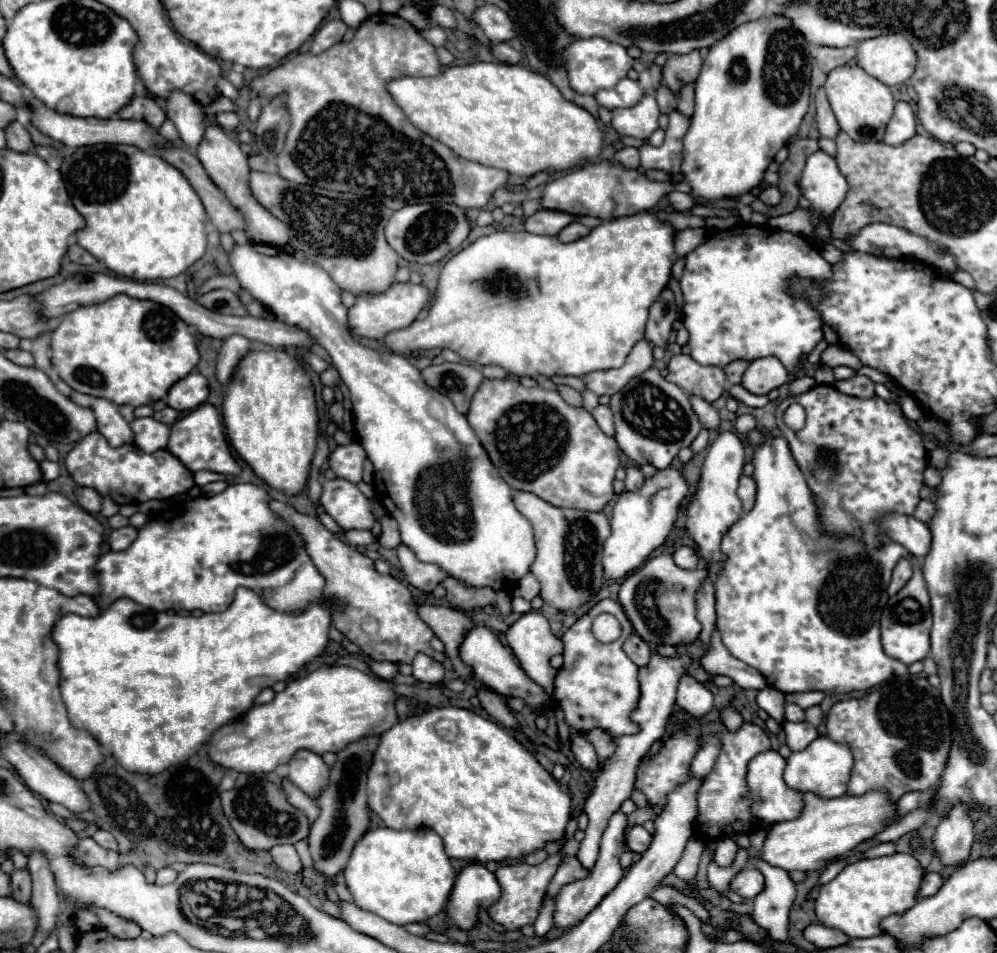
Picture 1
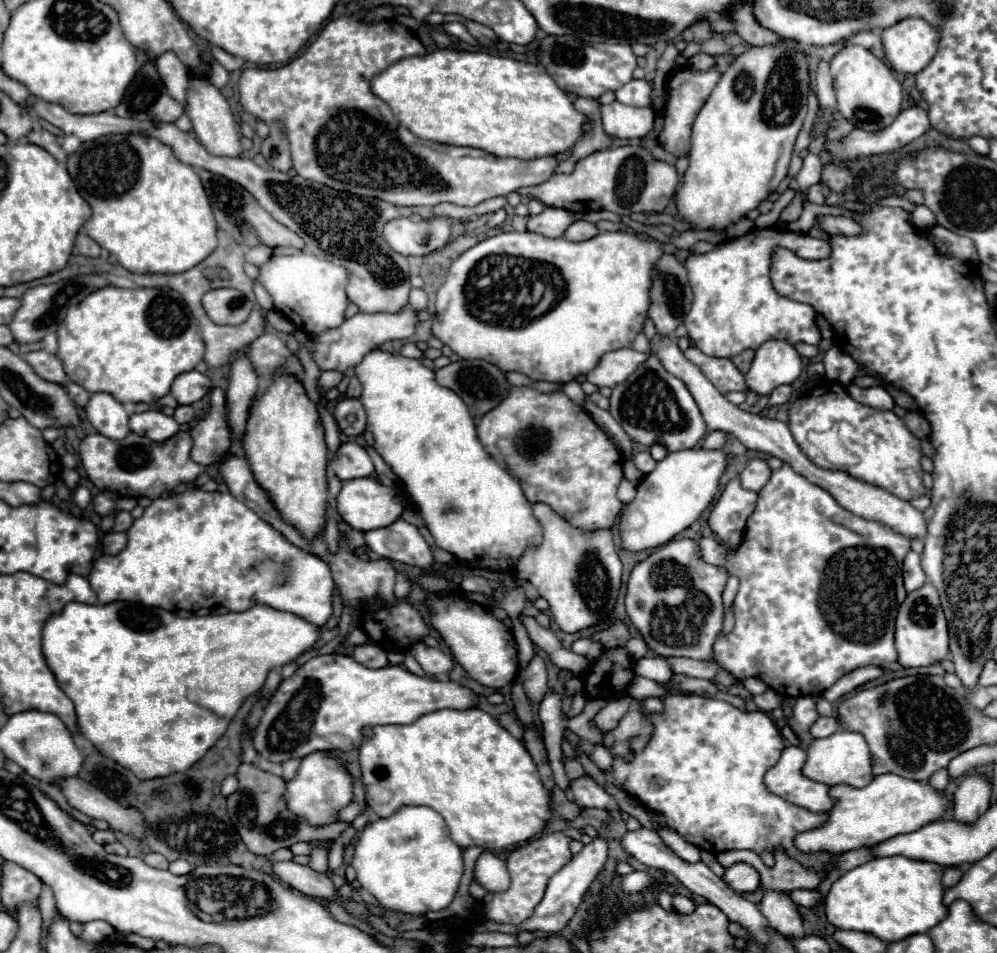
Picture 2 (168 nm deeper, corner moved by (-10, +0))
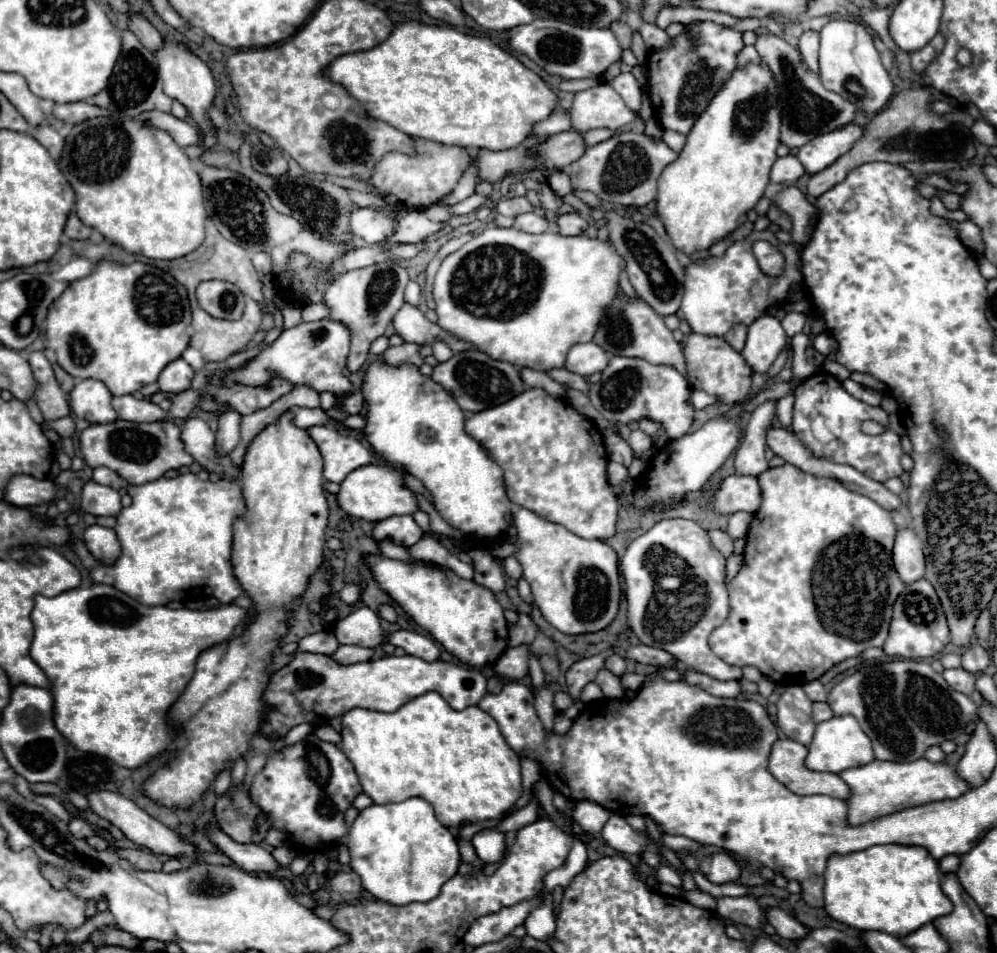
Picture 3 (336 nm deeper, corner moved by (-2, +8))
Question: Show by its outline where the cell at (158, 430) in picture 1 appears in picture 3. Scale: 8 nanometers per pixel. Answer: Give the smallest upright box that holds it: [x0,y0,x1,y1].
[112,394,168,422]

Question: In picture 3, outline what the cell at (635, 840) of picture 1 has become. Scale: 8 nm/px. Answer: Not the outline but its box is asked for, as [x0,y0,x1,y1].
[602,814,650,854]

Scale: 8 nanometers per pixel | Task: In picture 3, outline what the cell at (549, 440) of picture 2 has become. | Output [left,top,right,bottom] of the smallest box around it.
[466,388,618,540]

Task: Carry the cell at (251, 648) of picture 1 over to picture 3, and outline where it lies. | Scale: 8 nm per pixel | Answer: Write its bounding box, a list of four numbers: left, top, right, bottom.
[30,584,248,768]

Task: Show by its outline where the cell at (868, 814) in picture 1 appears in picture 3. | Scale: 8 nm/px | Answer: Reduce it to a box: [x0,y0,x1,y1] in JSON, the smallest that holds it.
[840,758,968,826]

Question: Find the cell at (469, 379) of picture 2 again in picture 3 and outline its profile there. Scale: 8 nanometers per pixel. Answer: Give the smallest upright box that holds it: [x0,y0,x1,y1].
[432,350,524,412]

